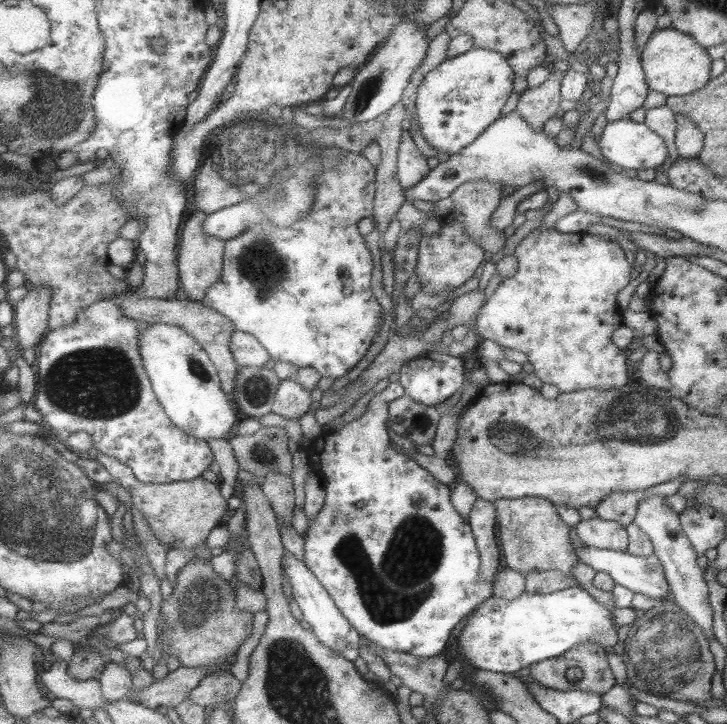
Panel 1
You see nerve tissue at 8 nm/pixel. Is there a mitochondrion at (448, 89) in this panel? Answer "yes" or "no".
no

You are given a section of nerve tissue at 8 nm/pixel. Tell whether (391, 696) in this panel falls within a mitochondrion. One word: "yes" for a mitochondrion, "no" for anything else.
no

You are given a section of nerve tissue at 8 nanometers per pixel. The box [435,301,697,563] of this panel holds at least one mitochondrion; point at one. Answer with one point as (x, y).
(645, 420)

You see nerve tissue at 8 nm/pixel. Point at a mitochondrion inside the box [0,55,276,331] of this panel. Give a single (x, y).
(54, 107)

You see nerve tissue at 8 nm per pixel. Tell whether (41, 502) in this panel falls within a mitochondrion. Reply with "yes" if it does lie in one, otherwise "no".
yes

